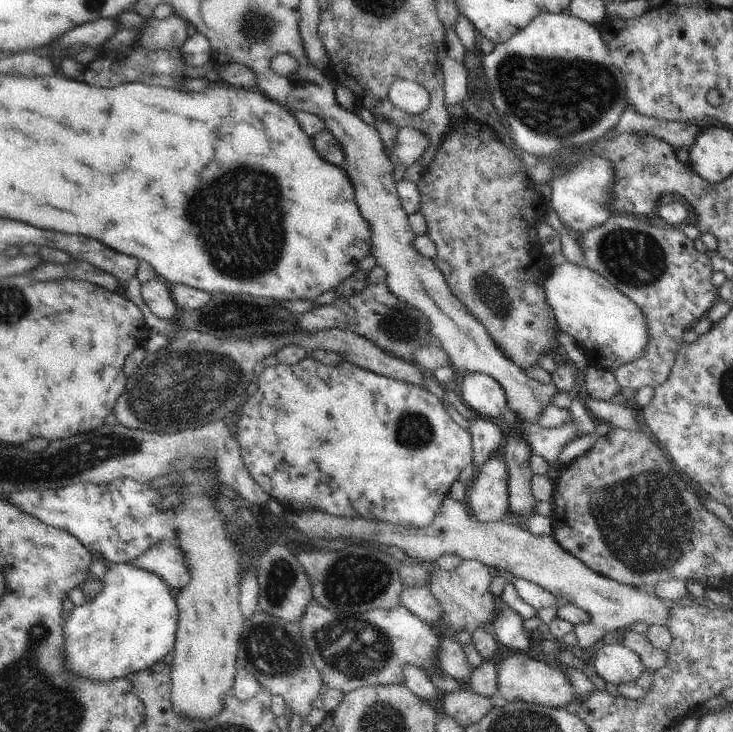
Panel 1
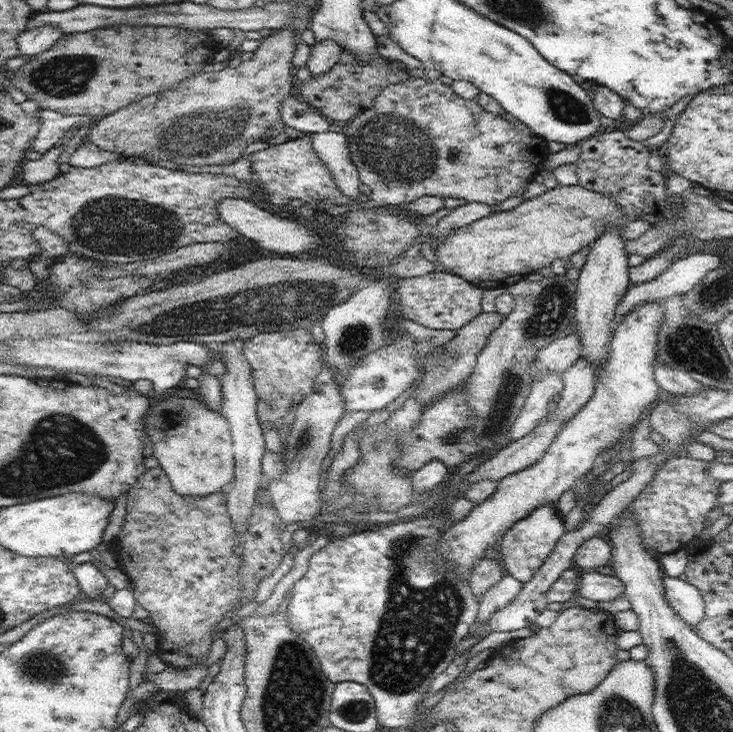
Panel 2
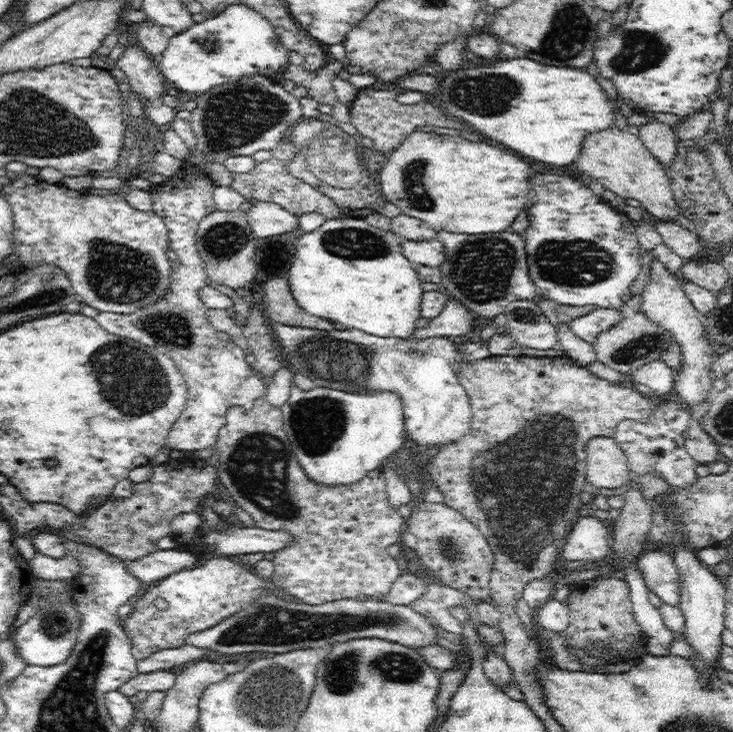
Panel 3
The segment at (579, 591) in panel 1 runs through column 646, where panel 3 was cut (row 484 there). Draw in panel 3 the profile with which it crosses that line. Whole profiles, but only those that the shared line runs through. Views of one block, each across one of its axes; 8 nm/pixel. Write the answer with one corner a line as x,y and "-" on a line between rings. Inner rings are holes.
594,437
588,441
585,465
585,479
596,488
618,488
631,479
626,454
616,445
614,437

